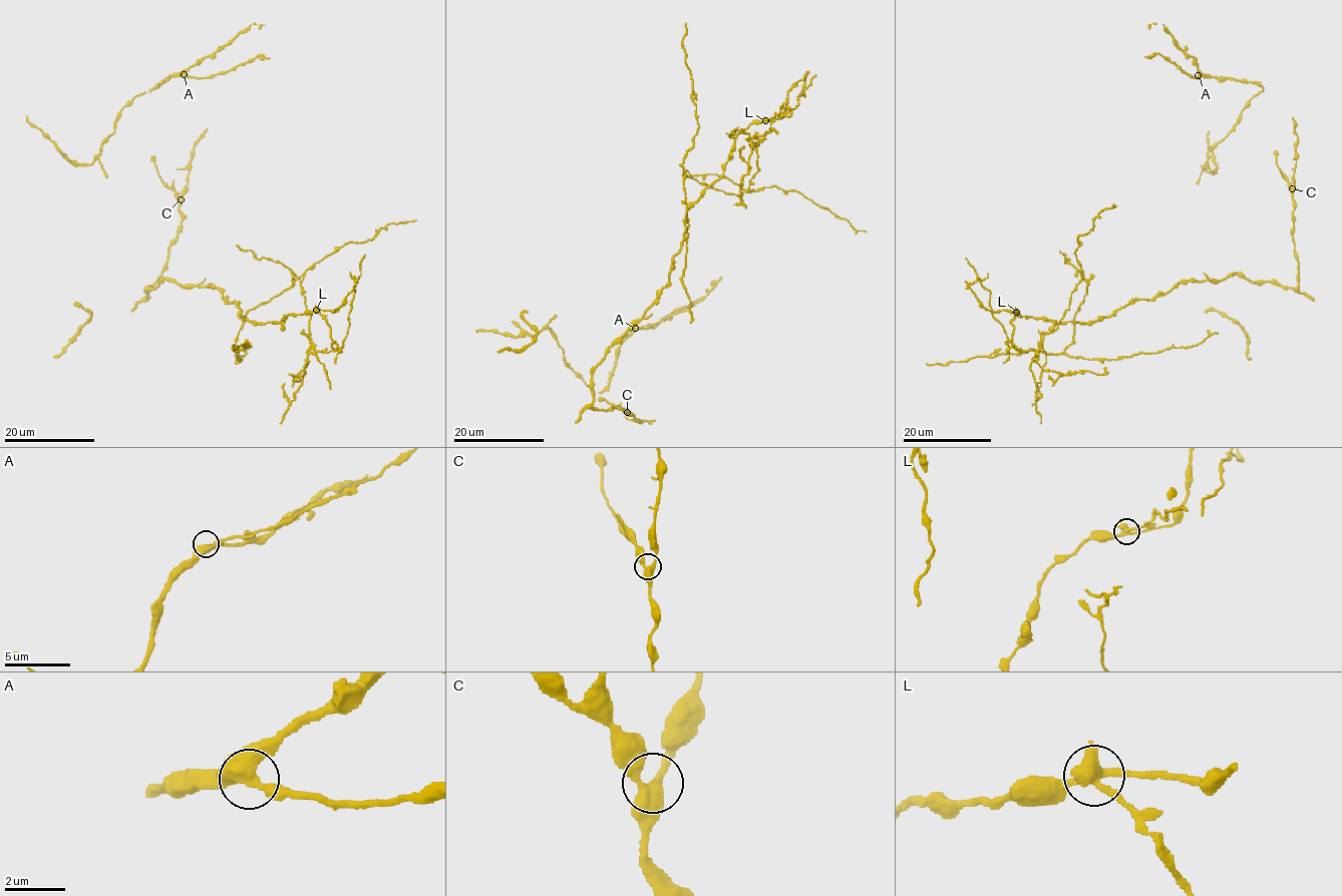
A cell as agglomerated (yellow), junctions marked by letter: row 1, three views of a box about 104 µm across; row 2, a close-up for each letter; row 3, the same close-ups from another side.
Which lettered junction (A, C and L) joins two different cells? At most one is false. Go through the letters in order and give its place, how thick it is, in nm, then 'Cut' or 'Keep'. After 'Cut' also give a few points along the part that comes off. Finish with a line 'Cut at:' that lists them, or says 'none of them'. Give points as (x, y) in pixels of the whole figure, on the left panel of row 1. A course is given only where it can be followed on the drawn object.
A: Place: (184, 74). Thickness 400 nm. Keep
C: Place: (181, 199). Thickness 360 nm. Keep
L: Place: (316, 310). Thickness 380 nm. Cut. Course of the part to remove: (316, 310), (337, 347), (330, 352), (315, 350), (299, 279), (244, 317), (233, 349), (240, 362), (245, 345)
Cut at: L

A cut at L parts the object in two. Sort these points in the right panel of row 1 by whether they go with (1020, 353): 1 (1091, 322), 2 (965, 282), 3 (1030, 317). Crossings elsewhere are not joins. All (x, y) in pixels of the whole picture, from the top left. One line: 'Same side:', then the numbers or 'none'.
Same side: none

